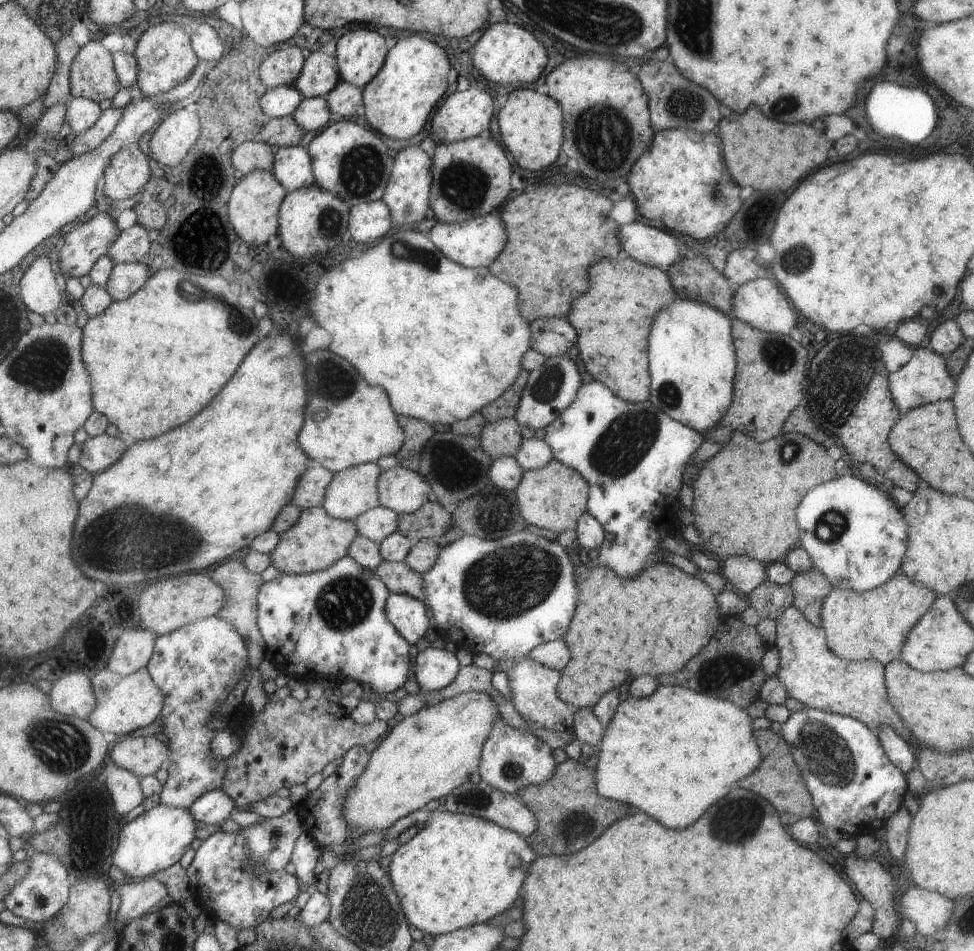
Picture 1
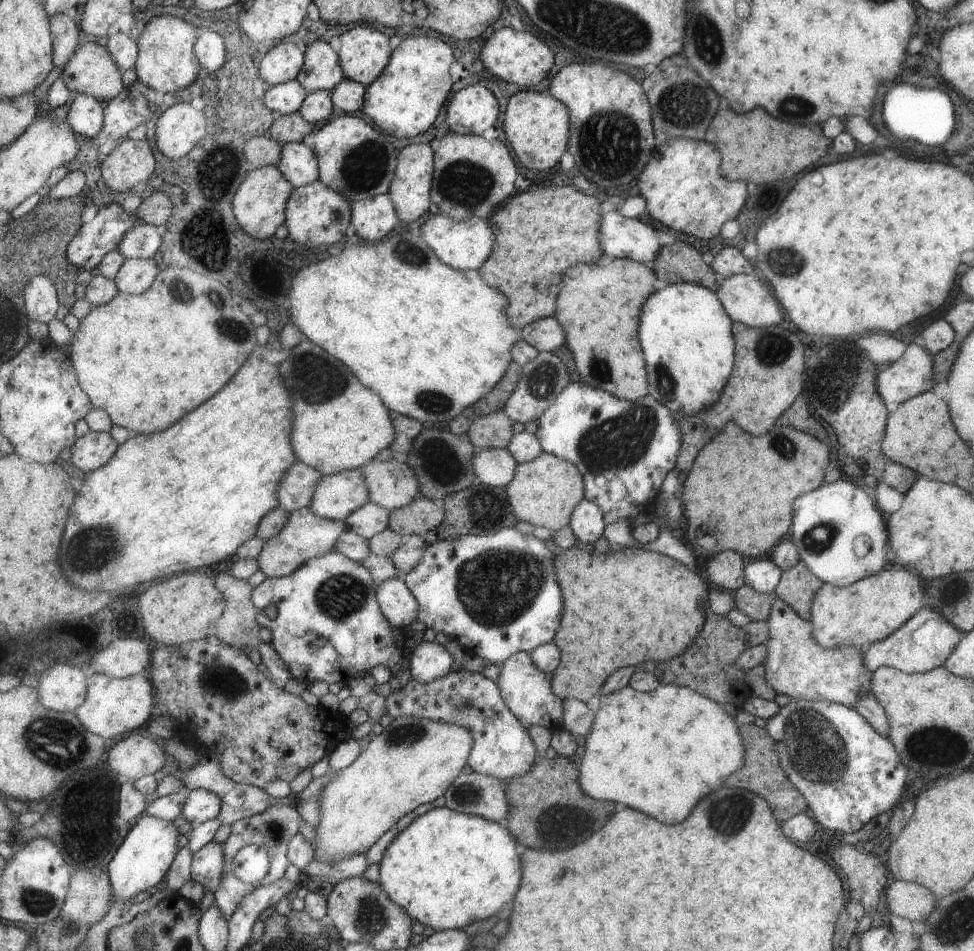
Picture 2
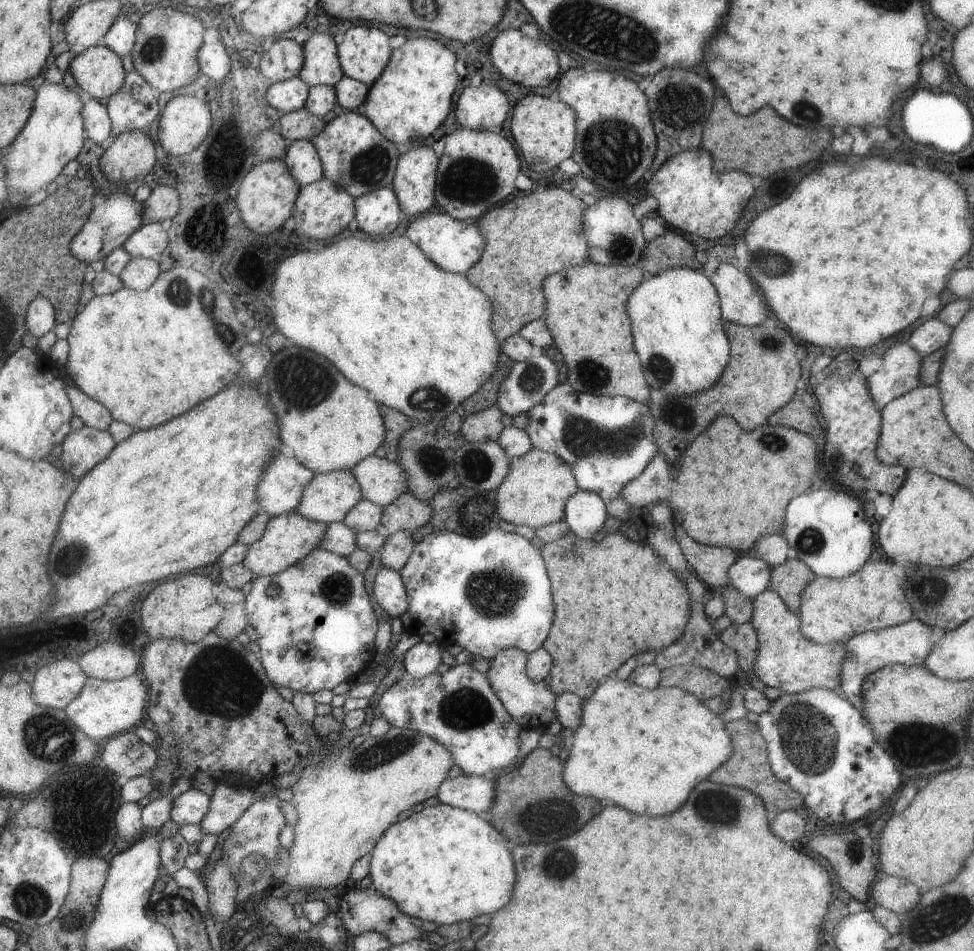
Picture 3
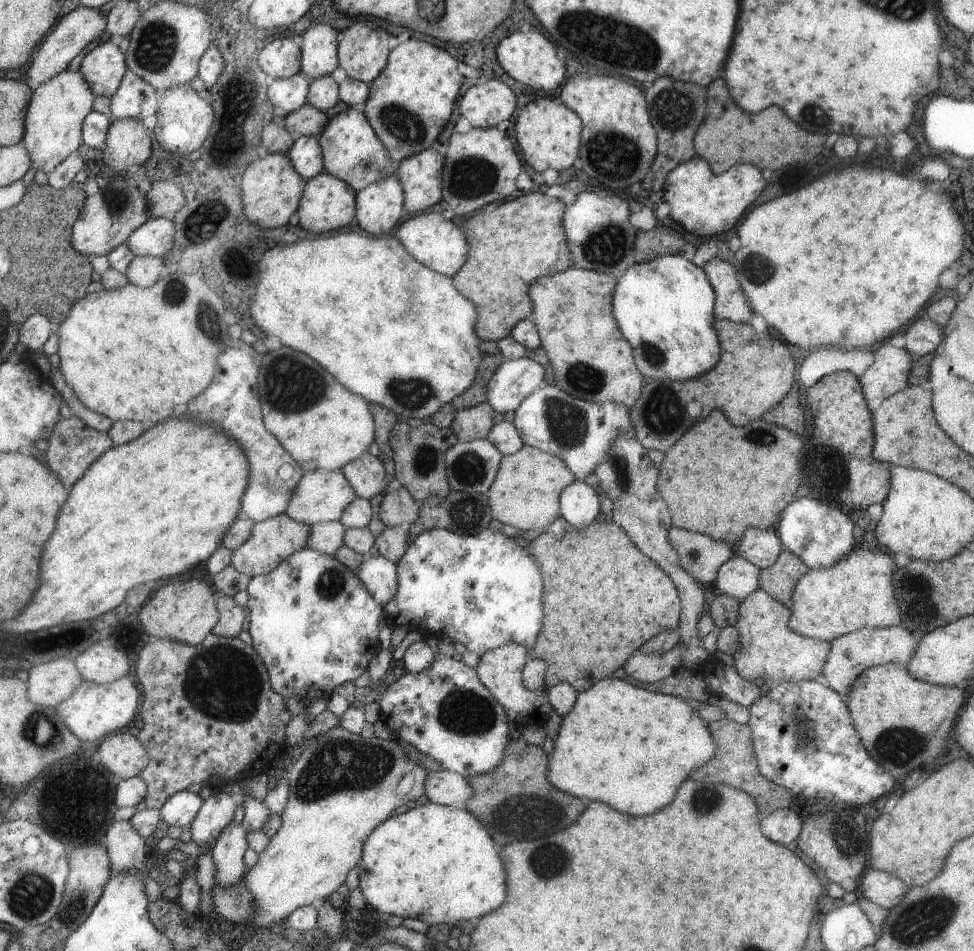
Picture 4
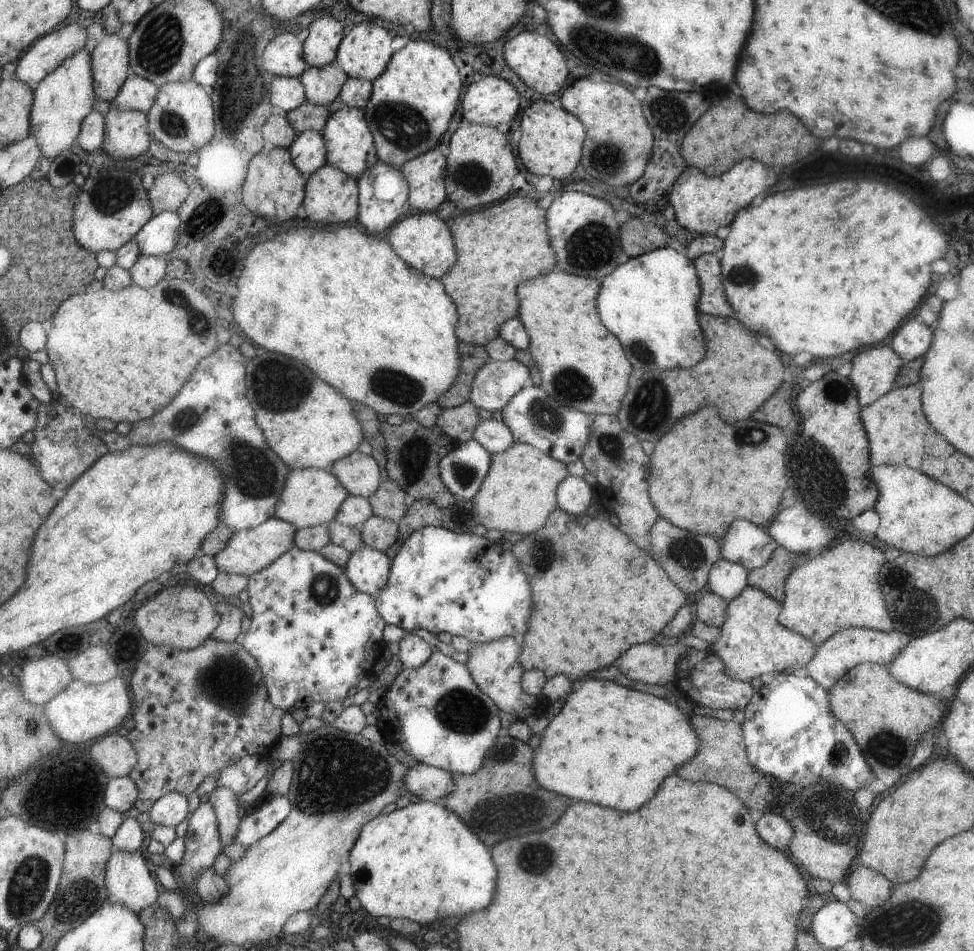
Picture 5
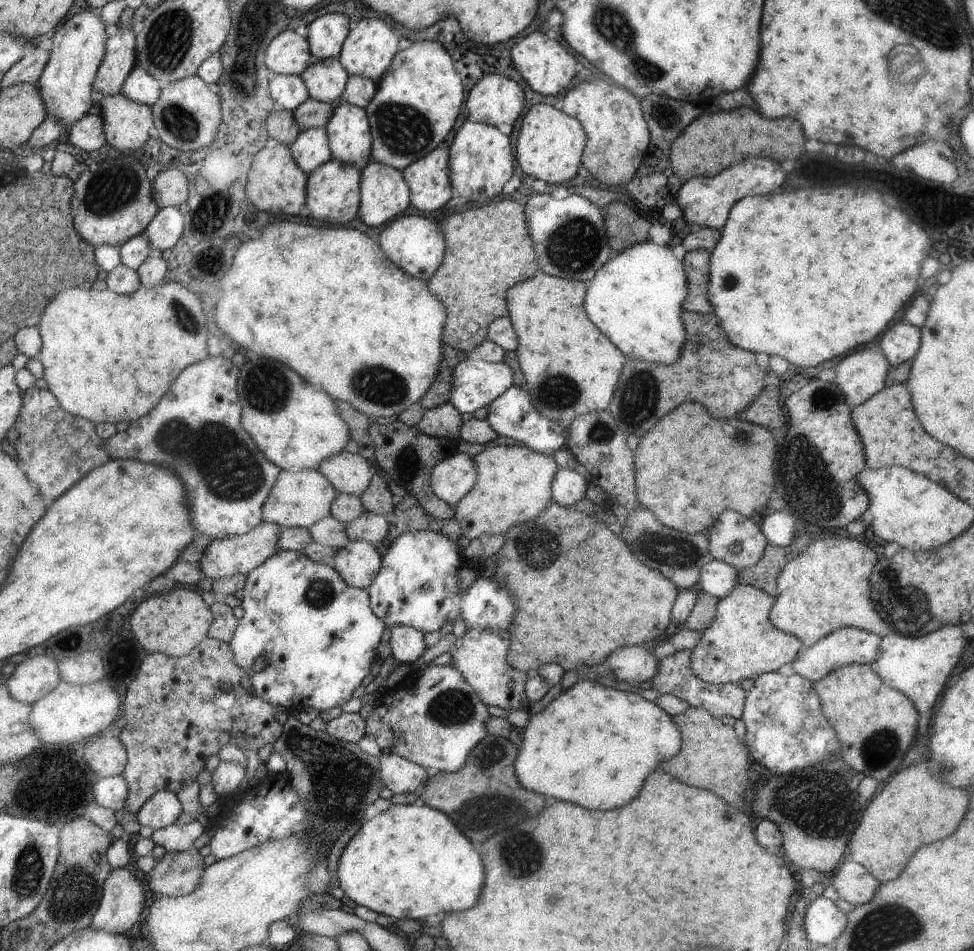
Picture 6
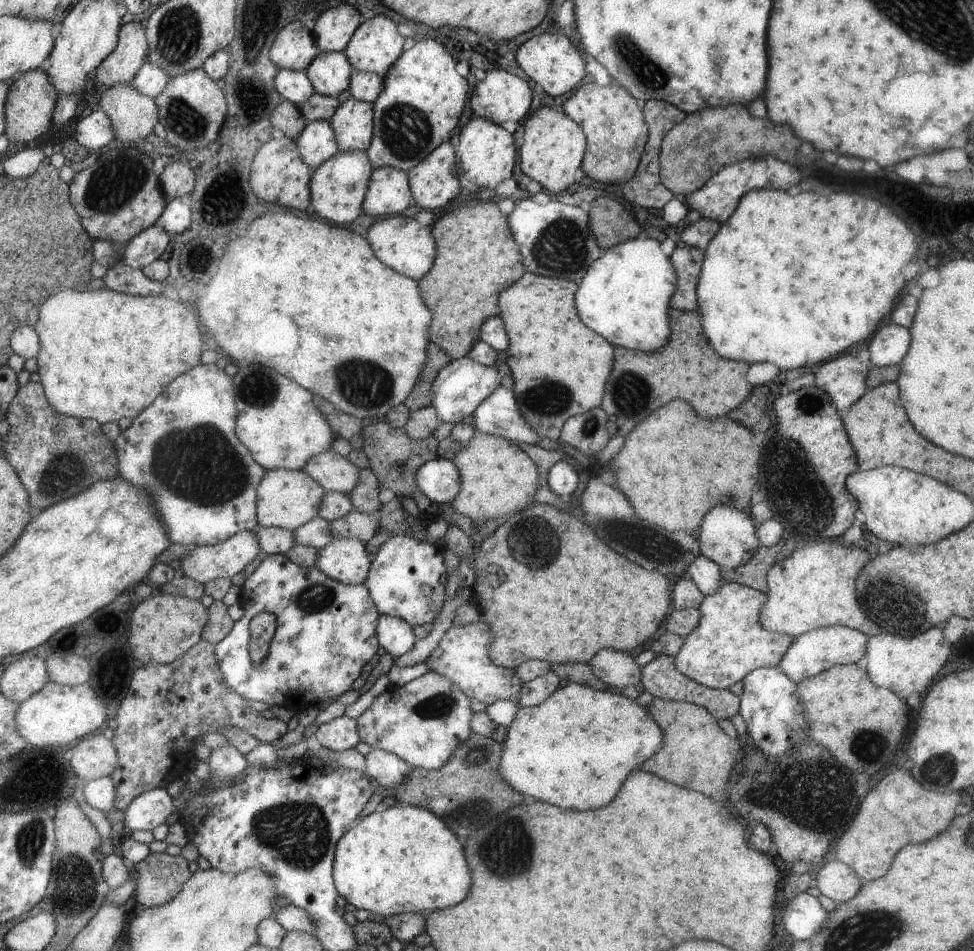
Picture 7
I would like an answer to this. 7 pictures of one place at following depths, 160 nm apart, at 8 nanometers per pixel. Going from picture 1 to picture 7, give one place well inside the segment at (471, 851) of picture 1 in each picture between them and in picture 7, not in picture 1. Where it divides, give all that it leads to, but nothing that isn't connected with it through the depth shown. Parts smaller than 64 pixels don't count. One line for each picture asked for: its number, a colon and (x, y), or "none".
2: (446, 869)
3: (444, 864)
4: (438, 864)
5: (422, 862)
6: (411, 862)
7: (405, 859)

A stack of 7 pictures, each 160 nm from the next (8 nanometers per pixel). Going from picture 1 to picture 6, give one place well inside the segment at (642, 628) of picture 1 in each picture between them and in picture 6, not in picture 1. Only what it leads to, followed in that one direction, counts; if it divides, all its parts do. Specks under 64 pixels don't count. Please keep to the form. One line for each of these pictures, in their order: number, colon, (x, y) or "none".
2: (603, 629)
3: (617, 593)
4: (597, 572)
5: (596, 593)
6: (582, 593)

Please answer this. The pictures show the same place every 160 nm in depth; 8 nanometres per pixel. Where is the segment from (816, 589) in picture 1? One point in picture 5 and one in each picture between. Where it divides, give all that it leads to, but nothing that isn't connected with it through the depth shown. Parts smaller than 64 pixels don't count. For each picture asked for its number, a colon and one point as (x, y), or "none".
2: (797, 585)
3: (788, 579)
4: (778, 580)
5: (770, 578)

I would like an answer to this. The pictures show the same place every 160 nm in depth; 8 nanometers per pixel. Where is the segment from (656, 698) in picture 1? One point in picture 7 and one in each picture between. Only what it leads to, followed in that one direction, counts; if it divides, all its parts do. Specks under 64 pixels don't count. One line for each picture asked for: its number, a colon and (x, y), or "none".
2: (658, 753)
3: (644, 750)
4: (631, 748)
5: (610, 745)
6: (594, 746)
7: (574, 749)

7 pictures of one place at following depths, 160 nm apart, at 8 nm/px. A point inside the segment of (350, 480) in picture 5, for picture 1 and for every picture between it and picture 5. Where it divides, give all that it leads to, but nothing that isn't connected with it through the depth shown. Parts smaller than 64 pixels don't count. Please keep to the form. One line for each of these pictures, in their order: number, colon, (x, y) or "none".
1: (404, 491)
2: (392, 484)
3: (382, 481)
4: (367, 474)

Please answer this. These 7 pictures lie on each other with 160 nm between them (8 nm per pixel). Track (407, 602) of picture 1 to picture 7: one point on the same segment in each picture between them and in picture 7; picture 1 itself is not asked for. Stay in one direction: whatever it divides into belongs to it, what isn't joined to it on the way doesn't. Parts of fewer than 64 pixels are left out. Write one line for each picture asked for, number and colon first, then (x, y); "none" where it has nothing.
2: (398, 604)
3: (389, 590)
4: (379, 574)
5: (369, 569)
6: (358, 562)
7: (347, 560)

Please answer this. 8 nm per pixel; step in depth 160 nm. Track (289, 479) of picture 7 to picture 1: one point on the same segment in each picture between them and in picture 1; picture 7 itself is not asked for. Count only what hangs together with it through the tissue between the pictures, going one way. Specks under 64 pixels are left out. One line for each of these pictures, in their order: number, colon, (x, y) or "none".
1: (354, 491)
2: (338, 496)
3: (330, 497)
4: (322, 496)
5: (312, 496)
6: (300, 498)

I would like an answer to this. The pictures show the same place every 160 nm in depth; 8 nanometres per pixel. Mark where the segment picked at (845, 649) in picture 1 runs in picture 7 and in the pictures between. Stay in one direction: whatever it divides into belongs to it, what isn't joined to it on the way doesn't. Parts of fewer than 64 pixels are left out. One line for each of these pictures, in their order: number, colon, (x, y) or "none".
2: (869, 610)
3: (831, 610)
4: (826, 603)
5: (837, 590)
6: (824, 588)
7: (813, 587)

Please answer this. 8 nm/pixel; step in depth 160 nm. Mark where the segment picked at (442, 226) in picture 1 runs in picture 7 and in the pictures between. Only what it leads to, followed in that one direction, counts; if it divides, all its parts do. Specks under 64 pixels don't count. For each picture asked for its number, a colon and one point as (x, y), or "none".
2: (464, 245)
3: (453, 245)
4: (437, 243)
5: (423, 241)
6: (414, 244)
7: (407, 247)

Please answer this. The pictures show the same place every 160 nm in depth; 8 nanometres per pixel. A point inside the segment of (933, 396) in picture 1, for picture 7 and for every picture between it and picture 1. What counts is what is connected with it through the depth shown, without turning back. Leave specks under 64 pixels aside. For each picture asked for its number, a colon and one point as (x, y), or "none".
2: (912, 373)
3: (900, 370)
4: (889, 372)
5: (873, 372)
6: (861, 374)
7: (844, 379)

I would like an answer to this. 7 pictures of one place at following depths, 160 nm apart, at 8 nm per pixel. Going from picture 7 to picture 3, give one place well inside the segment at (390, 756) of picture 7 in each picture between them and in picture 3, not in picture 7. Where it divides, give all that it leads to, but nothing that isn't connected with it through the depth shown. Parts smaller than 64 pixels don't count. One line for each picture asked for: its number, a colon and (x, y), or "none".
3: (475, 793)
4: (444, 787)
5: (426, 782)
6: (400, 775)

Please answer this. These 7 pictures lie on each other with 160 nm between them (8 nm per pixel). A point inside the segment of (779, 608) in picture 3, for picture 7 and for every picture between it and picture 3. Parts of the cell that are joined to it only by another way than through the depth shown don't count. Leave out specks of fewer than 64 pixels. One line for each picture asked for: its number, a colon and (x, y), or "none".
4: (769, 649)
5: (752, 642)
6: (740, 642)
7: (729, 641)

